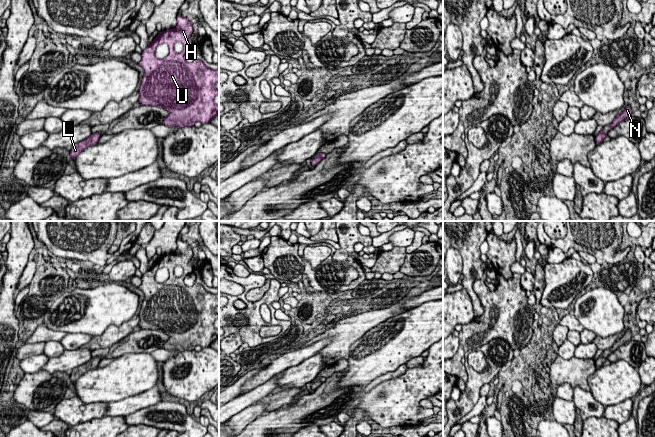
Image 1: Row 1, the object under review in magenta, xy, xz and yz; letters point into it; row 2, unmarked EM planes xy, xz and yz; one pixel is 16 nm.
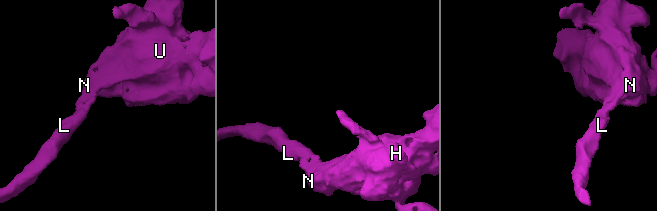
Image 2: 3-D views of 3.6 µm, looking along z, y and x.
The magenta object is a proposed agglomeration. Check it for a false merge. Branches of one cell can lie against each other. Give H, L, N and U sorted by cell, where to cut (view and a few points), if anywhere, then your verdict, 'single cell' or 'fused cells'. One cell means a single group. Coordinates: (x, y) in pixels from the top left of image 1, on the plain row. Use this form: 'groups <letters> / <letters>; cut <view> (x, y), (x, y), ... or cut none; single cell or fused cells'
groups H L N U; cut none; single cell

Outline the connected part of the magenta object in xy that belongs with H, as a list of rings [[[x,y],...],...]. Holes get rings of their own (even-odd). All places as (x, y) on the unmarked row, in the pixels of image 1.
[[[177,239],[176,250],[179,252],[162,254],[141,277],[142,284],[139,289],[145,297],[138,315],[140,318],[139,329],[157,330],[167,334],[169,339],[162,348],[169,351],[194,350],[196,346],[210,347],[211,343],[219,338],[219,329],[214,326],[215,320],[219,318],[219,314],[215,312],[215,308],[219,305],[219,294],[208,292],[201,284],[195,283],[191,287],[184,284],[187,268],[191,267],[190,260],[193,257],[193,249],[189,243]],[[176,266],[183,268],[183,275],[179,278],[174,274]],[[162,267],[168,269],[169,278],[163,283],[158,283],[155,280],[155,274]]]

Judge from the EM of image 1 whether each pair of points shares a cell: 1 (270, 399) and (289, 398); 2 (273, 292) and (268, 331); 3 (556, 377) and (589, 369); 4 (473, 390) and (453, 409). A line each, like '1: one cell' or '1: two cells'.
1: one cell
2: two cells
3: one cell
4: one cell

